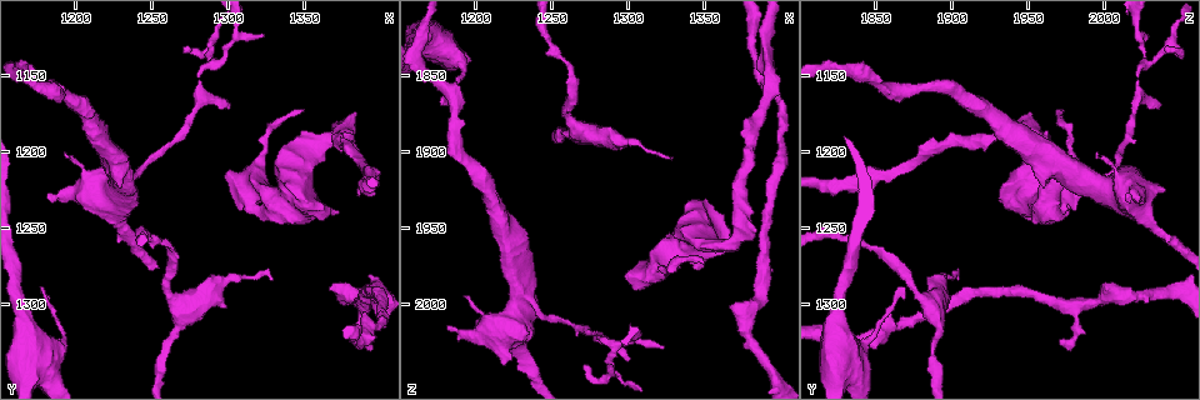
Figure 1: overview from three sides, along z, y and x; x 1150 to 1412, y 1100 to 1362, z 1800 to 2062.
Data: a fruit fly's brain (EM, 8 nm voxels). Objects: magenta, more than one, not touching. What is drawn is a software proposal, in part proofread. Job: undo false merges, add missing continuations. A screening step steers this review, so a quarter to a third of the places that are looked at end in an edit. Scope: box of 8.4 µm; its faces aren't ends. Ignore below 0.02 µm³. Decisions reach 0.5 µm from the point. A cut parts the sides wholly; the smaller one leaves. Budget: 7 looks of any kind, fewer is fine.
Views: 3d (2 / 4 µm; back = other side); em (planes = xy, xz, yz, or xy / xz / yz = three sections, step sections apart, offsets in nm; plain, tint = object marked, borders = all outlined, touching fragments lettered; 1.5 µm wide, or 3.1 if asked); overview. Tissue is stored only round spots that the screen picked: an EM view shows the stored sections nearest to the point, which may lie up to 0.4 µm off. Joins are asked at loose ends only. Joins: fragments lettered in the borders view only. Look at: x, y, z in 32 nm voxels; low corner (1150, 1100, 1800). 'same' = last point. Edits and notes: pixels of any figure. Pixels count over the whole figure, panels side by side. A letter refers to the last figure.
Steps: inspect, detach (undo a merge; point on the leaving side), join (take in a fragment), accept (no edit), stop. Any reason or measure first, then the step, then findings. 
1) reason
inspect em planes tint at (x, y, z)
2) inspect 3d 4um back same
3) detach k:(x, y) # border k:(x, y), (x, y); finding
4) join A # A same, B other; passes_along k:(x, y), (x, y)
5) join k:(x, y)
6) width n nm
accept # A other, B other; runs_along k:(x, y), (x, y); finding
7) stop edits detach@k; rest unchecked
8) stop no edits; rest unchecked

a fork
inspect 3d 4um at (1390, 1302, 1982)

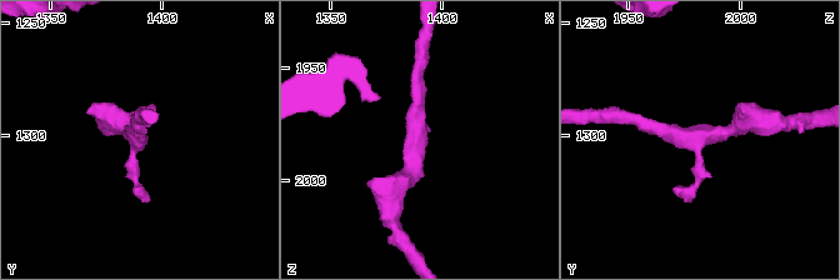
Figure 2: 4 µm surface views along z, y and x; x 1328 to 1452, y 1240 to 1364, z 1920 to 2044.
inspect em xy step 8 tint at (1389, 1301, 1982)

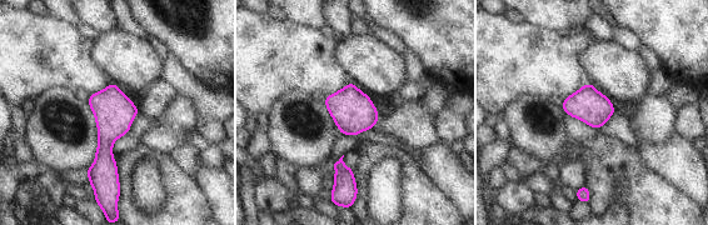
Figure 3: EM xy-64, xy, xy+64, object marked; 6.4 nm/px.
inspect em planes borders same

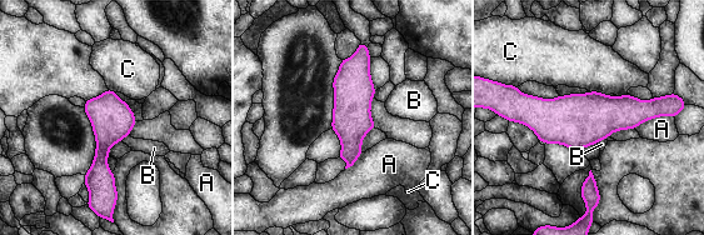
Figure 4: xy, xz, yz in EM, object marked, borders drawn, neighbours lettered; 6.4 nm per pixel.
longest_contact A 260 nm
accept # A other, B other, C other; border 4:(128, 134), (120, 140); continuous, no second neuron

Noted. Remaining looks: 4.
inspect em planes borders at (1262, 1262, 1846)

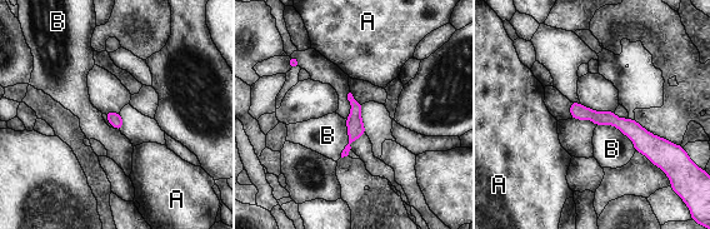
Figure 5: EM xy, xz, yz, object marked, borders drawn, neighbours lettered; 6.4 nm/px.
accept # A other, B other; border 5:(596, 125), (615, 125), (635, 150); one neuron here

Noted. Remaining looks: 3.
thin neck
inspect em planes borders at (1288, 1142, 2026)

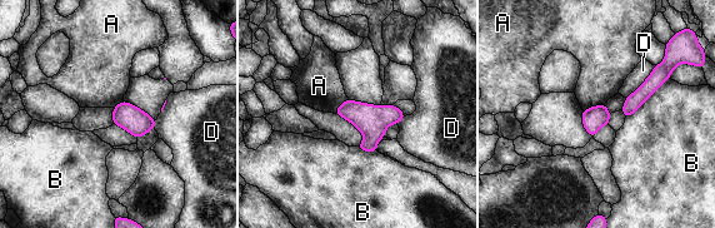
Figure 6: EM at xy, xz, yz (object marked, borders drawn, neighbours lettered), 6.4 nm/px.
accept # A other, B other, D other; border 6:(604, 103), (583, 110); all the same neuron

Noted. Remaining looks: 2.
stop no edits; rest unchecked

